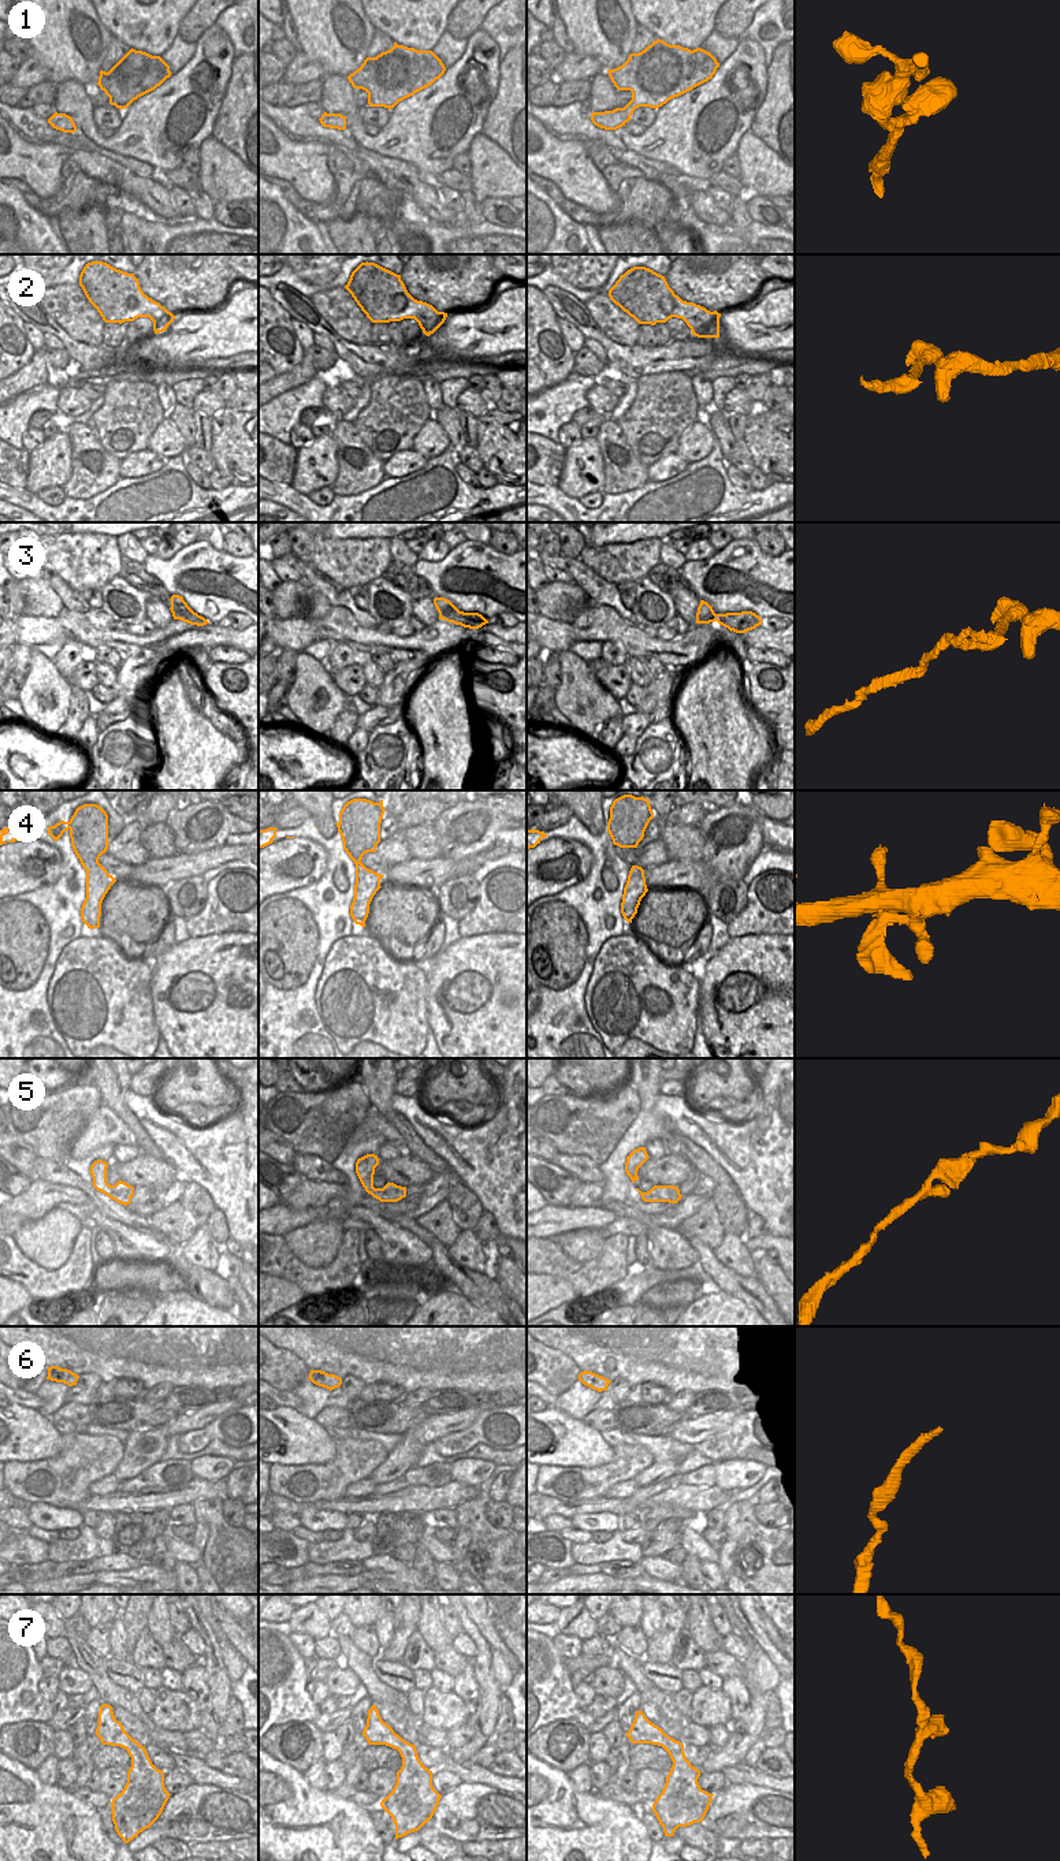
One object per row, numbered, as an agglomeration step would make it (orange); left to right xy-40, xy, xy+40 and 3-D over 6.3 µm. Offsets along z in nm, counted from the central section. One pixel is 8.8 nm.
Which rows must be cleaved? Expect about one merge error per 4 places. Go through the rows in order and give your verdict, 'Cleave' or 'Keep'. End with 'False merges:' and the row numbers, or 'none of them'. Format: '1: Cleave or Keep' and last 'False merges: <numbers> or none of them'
1: Keep
2: Keep
3: Cleave
4: Keep
5: Keep
6: Keep
7: Keep
False merges: 3.

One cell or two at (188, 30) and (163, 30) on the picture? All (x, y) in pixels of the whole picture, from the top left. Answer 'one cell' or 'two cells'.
two cells

